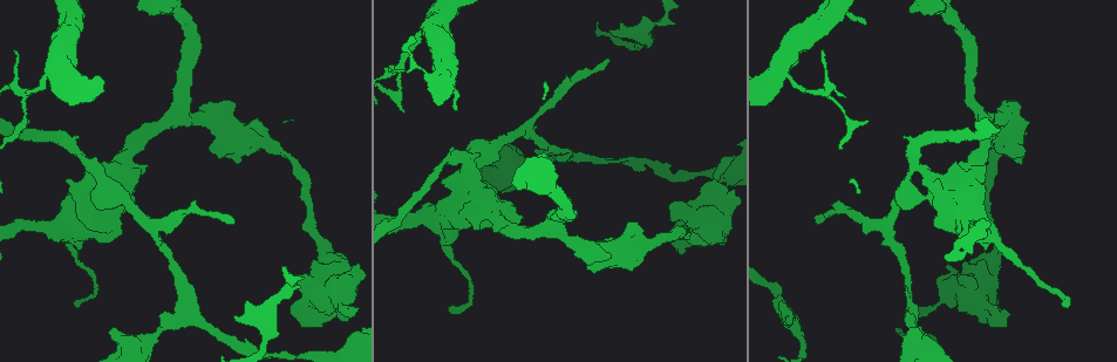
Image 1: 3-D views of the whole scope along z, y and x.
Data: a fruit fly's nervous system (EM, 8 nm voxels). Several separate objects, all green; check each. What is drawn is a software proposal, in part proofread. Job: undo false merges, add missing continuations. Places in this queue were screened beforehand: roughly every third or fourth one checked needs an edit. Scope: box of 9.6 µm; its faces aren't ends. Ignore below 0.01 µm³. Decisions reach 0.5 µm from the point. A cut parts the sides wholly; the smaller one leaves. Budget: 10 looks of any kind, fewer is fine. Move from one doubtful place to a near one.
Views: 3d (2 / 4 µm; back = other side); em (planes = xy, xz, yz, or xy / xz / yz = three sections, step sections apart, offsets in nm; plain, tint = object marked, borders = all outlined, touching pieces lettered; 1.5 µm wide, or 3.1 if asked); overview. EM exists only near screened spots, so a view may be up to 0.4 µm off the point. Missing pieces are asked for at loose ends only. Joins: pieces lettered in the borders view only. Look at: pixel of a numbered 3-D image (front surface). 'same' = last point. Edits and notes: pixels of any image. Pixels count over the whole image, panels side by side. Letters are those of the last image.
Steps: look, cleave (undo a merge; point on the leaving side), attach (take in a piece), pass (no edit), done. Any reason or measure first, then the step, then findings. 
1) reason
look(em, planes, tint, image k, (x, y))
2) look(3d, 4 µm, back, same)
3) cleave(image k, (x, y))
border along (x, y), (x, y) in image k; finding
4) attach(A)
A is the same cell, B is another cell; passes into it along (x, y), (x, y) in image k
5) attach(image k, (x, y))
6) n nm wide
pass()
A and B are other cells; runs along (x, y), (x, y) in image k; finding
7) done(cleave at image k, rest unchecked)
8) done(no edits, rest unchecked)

branch point
look(em, yz, step 8, tint, image 1, (892, 224))

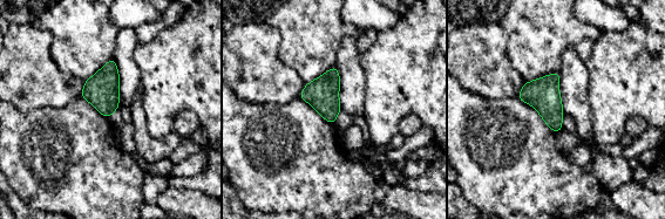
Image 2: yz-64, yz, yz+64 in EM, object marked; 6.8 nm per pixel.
look(em, planes, borders, same)

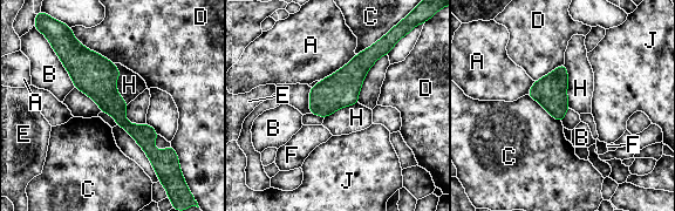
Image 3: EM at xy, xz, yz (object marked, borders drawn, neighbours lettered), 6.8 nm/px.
pass()
A, B, C, D, E, F, H and J are other cells; border along (564, 63), (567, 70), (570, 108) in image 3; one neuron here

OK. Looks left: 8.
branch stops here
look(3d, 4 µm, image 1, (907, 318))

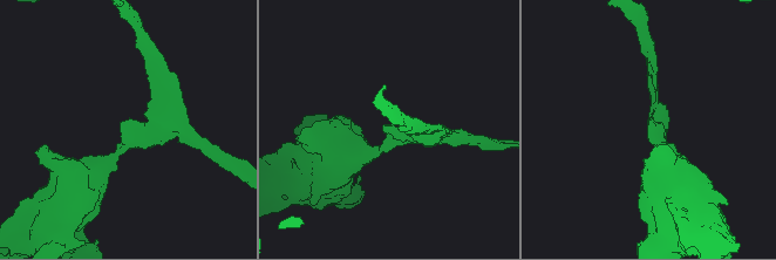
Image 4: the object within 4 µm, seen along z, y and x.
now the EM
look(em, planes, borders, image 4, (383, 125))

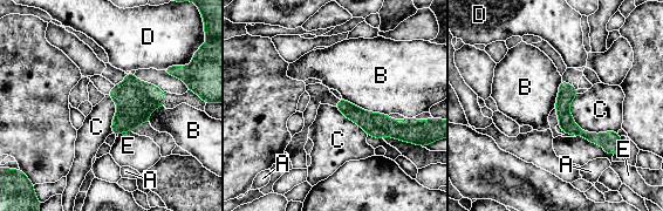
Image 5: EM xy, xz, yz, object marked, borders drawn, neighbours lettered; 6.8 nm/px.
pass()
A, B, C, D and E are other cells; runs along (562, 83), (565, 118), (610, 151) in image 5; no lettered piece goes on from it

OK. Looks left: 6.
thick end
look(em, planes, borders, image 1, (781, 301))

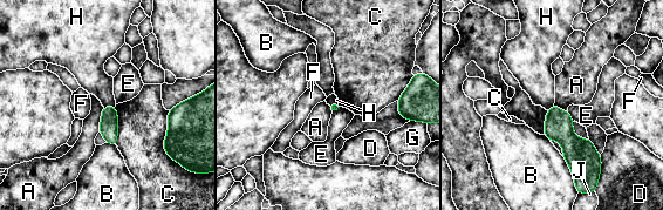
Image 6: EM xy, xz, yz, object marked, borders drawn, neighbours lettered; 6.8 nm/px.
C touches over 320 nm
pass()
A, B, C, D, E, F, G, H and J are other cells; no lettered piece goes on from it

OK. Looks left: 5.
look(3d, 2 µm, image 1, (465, 165))

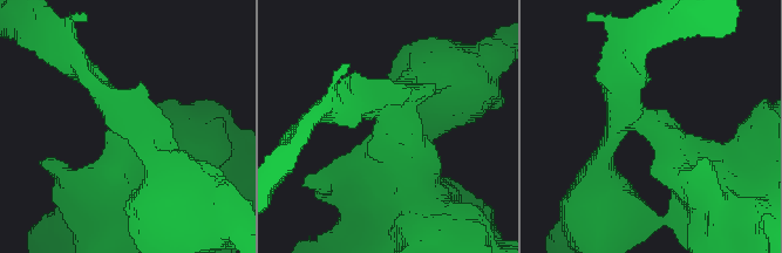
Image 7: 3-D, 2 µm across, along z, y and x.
look(em, 3.1 µm, planes, borders, image 7, (648, 122))

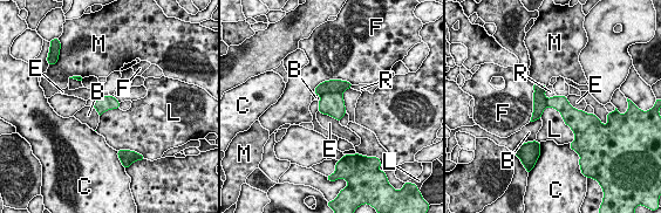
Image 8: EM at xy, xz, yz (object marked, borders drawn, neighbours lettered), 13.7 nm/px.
pass()
B, C, E, F, L, M and R are other cells; border along (546, 105), (560, 114), (576, 139) in image 8; continuous, no second neuron

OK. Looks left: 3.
done(no edits, rest unchecked)

